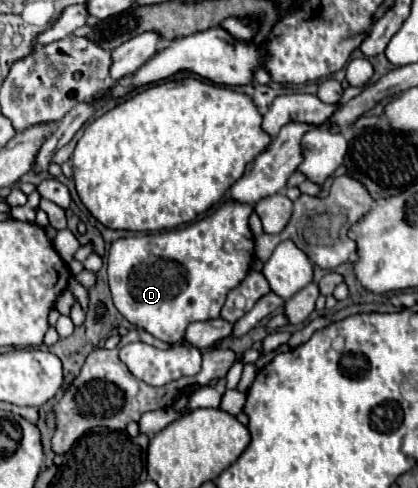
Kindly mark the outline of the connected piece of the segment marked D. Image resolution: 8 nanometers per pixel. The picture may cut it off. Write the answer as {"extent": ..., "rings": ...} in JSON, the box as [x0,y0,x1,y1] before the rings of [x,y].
{"extent":[107,201,255,343],"rings":[[[225,201],[215,213],[203,217],[181,229],[171,229],[157,235],[135,235],[117,239],[107,257],[107,275],[109,287],[113,293],[113,303],[117,311],[135,327],[145,329],[153,337],[165,343],[181,343],[185,337],[185,329],[193,321],[209,321],[217,319],[219,311],[225,303],[225,297],[231,289],[235,289],[247,275],[249,265],[255,255],[253,233],[249,229],[249,215],[253,207],[247,203]]]}

